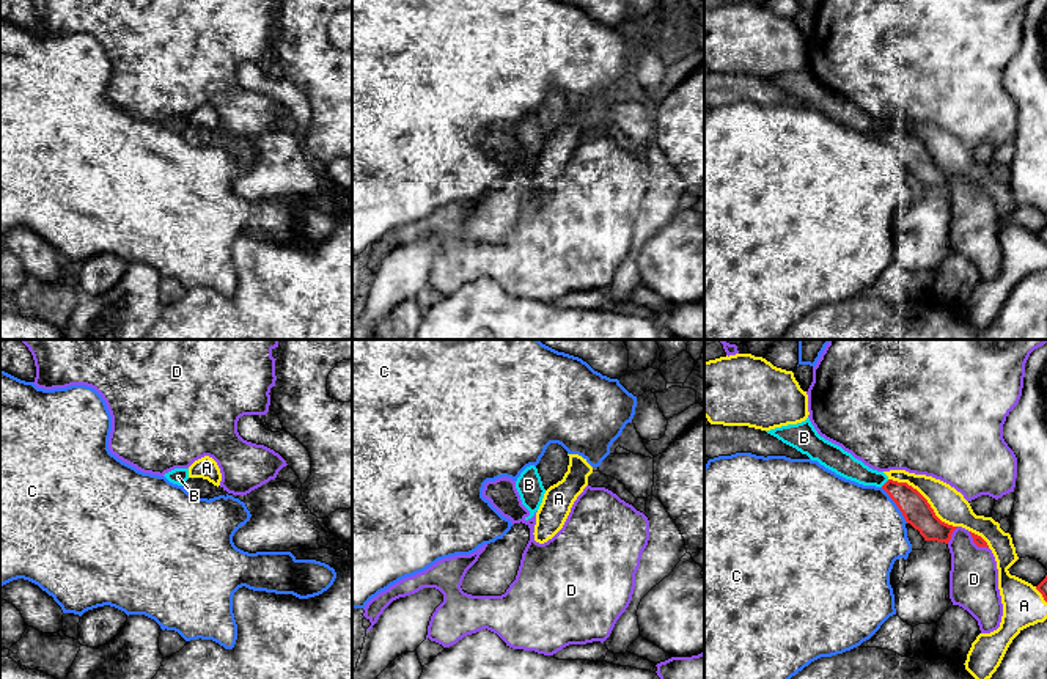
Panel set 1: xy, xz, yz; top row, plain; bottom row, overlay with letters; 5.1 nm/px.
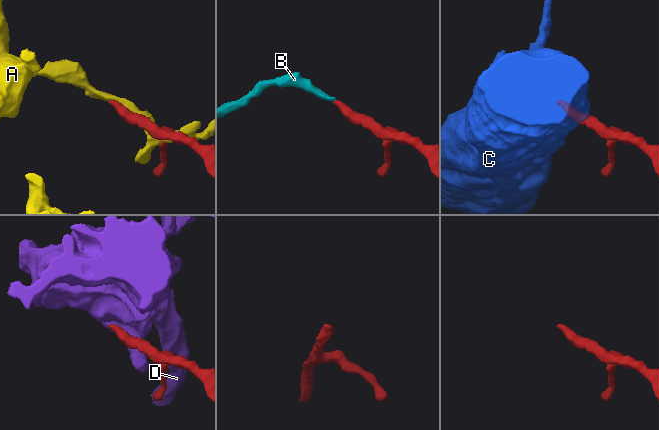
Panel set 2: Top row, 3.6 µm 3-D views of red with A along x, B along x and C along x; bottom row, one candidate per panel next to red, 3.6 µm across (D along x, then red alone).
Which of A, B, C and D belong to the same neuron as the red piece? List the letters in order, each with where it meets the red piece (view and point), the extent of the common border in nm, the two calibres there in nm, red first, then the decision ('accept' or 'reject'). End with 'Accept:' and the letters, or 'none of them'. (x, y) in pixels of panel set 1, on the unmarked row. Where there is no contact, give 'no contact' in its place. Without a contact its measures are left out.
A: contact yz (925, 146); length 440 nm; calibres 150 and 170 nm; reject
B: contact yz (885, 131); length 60 nm; calibres 150 and 120 nm; reject
C: contact yz (896, 153); length 240 nm; calibres 150 and 480 nm; reject
D: contact yz (951, 181); length 110 nm; calibres 150 and 240 nm; reject
Accept: none of them

